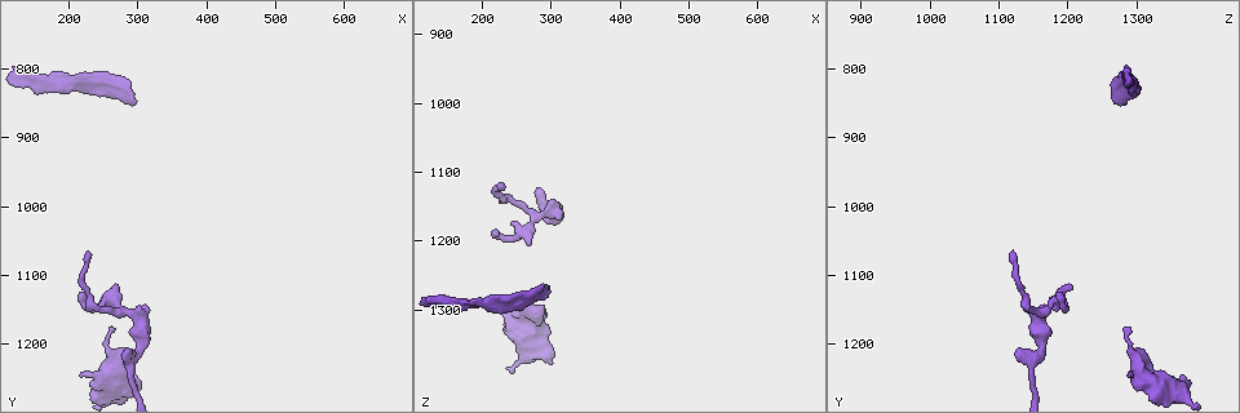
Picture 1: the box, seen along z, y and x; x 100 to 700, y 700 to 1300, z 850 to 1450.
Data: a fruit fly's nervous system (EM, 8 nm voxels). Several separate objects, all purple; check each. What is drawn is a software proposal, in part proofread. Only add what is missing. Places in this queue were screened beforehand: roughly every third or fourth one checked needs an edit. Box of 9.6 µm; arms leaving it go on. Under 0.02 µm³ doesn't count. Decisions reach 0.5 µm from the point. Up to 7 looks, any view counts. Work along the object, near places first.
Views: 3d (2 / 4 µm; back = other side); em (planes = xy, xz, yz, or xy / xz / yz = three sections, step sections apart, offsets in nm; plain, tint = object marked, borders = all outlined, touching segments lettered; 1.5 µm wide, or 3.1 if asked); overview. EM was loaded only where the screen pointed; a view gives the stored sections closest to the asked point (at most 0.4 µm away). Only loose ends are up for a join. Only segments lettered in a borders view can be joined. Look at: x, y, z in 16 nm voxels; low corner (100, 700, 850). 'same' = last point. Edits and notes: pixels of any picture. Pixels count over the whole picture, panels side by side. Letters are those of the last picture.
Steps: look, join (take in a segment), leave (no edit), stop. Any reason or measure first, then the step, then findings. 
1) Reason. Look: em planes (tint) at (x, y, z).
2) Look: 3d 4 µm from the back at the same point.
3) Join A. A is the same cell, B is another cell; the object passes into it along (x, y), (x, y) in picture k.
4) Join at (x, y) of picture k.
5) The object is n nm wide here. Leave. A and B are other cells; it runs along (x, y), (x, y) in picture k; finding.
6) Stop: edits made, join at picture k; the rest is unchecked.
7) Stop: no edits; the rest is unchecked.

Free end. Look: em planes (borders) at (300, 1255, 1375).

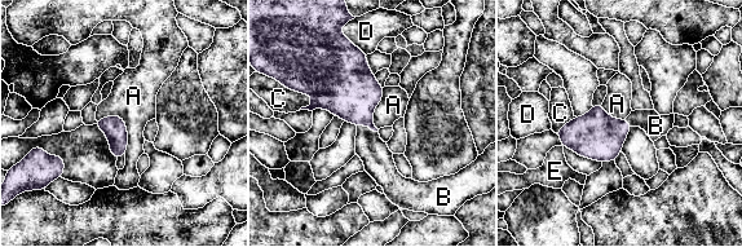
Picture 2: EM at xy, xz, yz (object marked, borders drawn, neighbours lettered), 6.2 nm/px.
Join B. B is the same cell, A, C, D and E are other cells; it goes on there.

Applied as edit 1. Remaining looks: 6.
Tapers out. Look: em yz step 8 (plain) at (230, 1065, 1120).

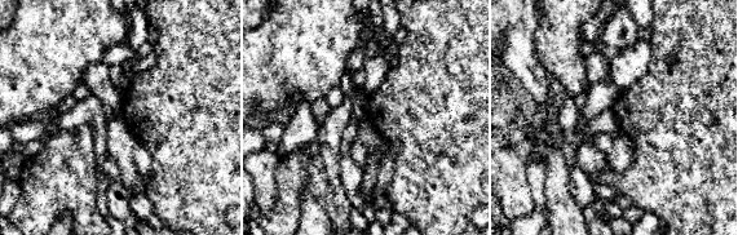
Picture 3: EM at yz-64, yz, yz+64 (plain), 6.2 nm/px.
Look: em yz step 8 (borders) at the same point.

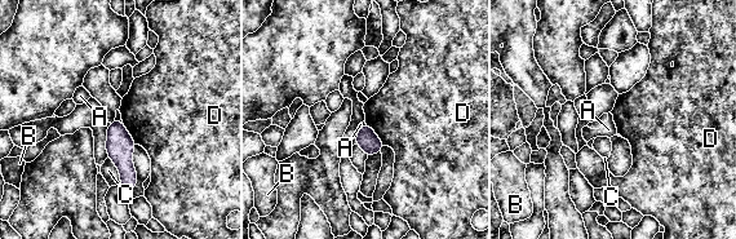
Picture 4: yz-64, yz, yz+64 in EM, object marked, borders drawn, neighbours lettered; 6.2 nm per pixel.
Leave. A, B, C and D are other cells; a border runs along (364, 122), (385, 145) in picture 4; no lettered segment goes on from it.

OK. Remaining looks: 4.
Look: em 3.1 µm planes (borders) at (290, 1210, 1130).

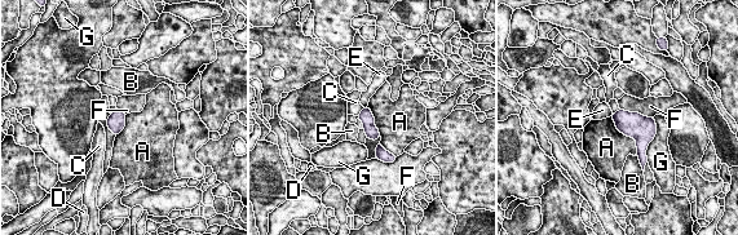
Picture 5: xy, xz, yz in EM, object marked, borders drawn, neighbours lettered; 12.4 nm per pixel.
The object is 180 nm wide here. Leave. A, B, C, D, E, F and G are other cells; it runs along (366, 111), (368, 127), (380, 151) in picture 5; none of them fits.

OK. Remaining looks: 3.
Stop: edits made, join at picture 2; the rest is unchecked.

